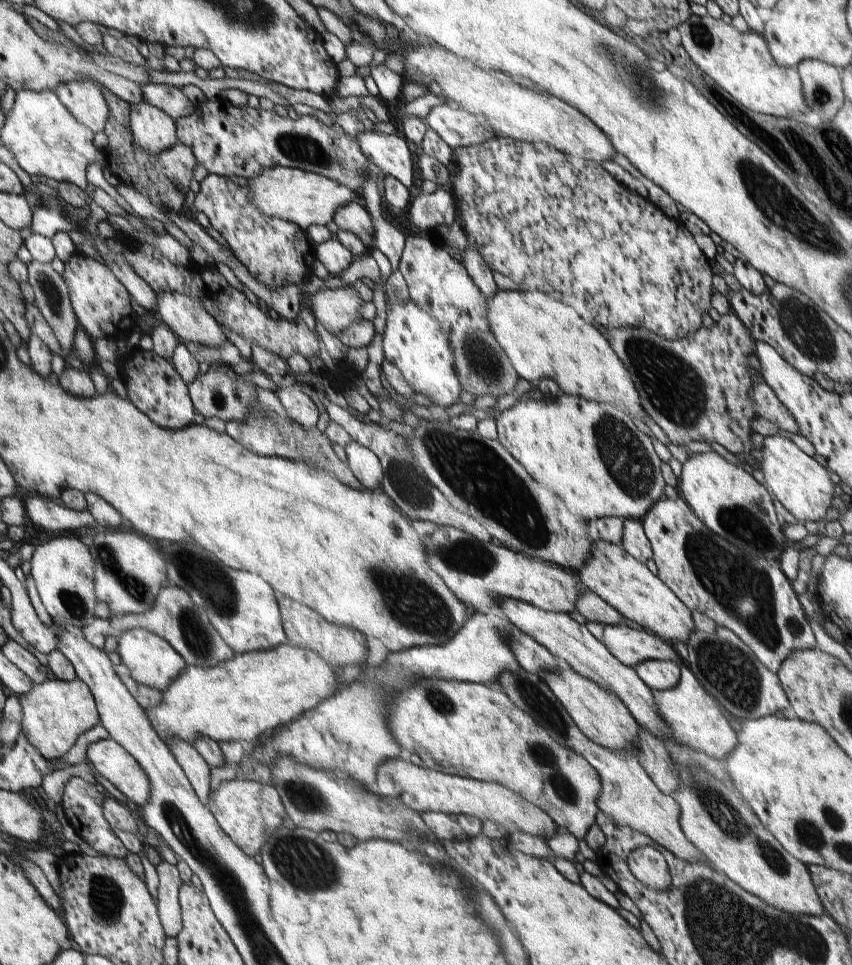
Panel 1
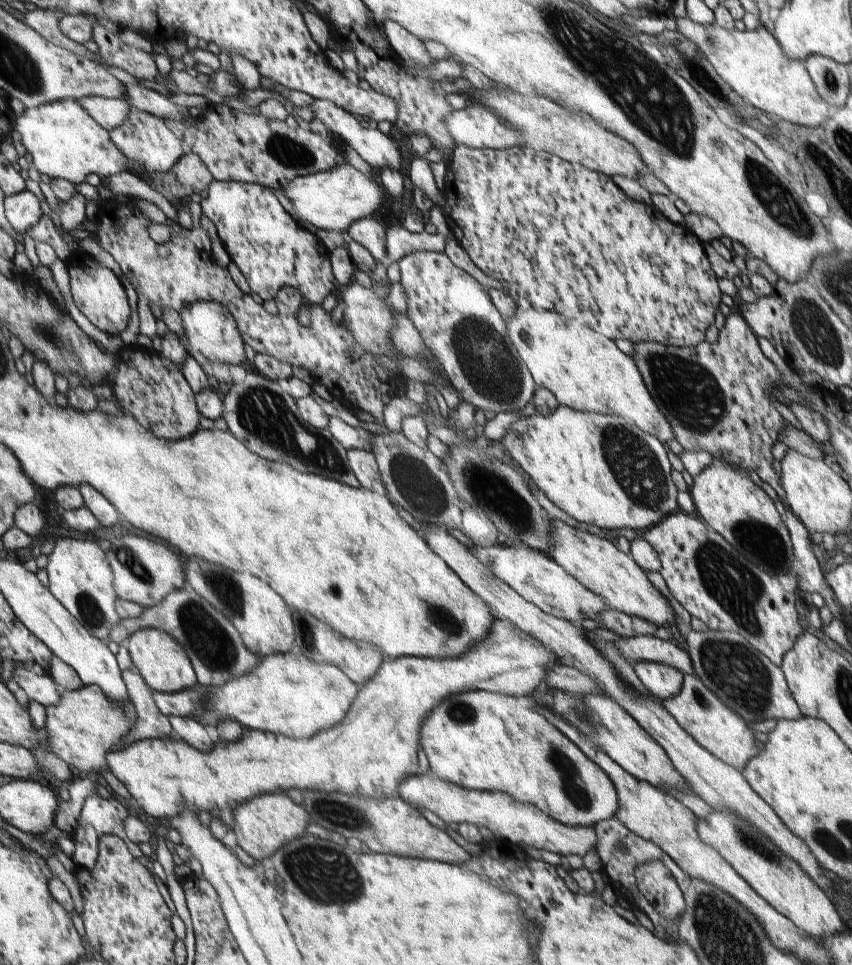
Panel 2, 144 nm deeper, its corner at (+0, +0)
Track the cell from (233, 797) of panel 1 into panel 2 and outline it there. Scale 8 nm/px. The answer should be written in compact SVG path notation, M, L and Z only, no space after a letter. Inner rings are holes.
M261 792L255 796L249 796L247 800L235 804L231 808L231 826L229 830L235 836L237 846L253 858L253 862L267 862L269 854L273 854L283 842L297 838L299 834L305 834L303 828L307 828L307 812L293 804L283 792Z

